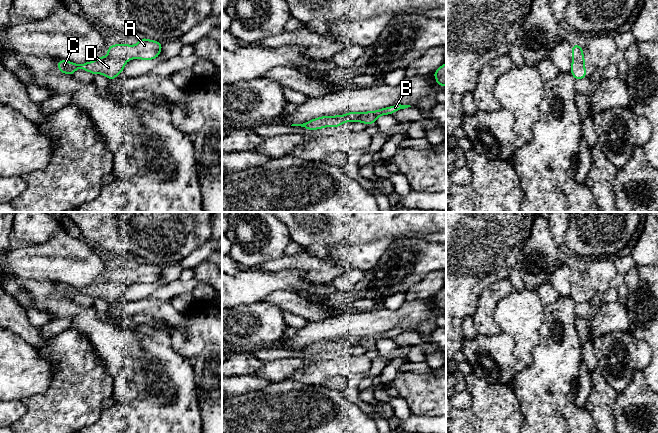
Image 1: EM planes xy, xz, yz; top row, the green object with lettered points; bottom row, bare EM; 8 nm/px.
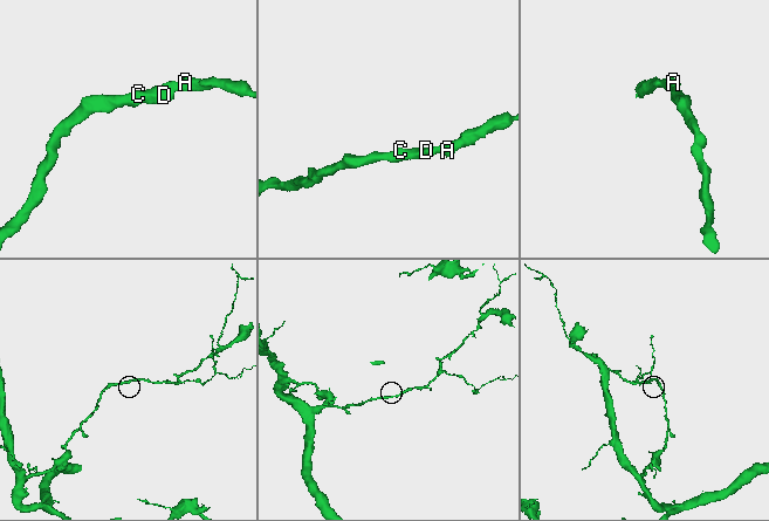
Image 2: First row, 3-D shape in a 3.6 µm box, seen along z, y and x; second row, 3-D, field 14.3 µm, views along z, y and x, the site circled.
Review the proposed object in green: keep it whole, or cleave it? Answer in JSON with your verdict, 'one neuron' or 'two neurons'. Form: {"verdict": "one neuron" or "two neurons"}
{"verdict": "one neuron"}

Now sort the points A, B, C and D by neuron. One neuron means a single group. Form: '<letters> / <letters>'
A B C D

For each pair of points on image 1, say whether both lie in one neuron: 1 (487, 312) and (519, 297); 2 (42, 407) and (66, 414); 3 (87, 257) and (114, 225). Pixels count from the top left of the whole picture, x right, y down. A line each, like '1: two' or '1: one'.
1: two
2: one
3: two

